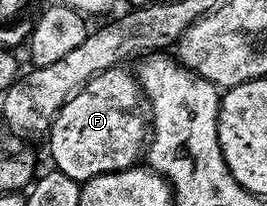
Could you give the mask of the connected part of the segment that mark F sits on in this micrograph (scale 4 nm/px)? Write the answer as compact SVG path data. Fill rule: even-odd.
M117 65L95 75L85 87L81 87L76 94L68 98L66 105L62 105L62 109L56 115L55 119L51 120L50 127L52 127L52 132L48 135L48 151L52 154L51 166L57 171L66 173L66 177L70 177L76 183L85 183L90 177L98 177L102 173L114 173L127 167L137 166L139 159L136 158L139 155L141 158L142 152L145 150L146 140L150 135L150 119L146 114L146 100L140 90L140 82L136 80L135 74L131 70L127 71L126 68L127 66Z

